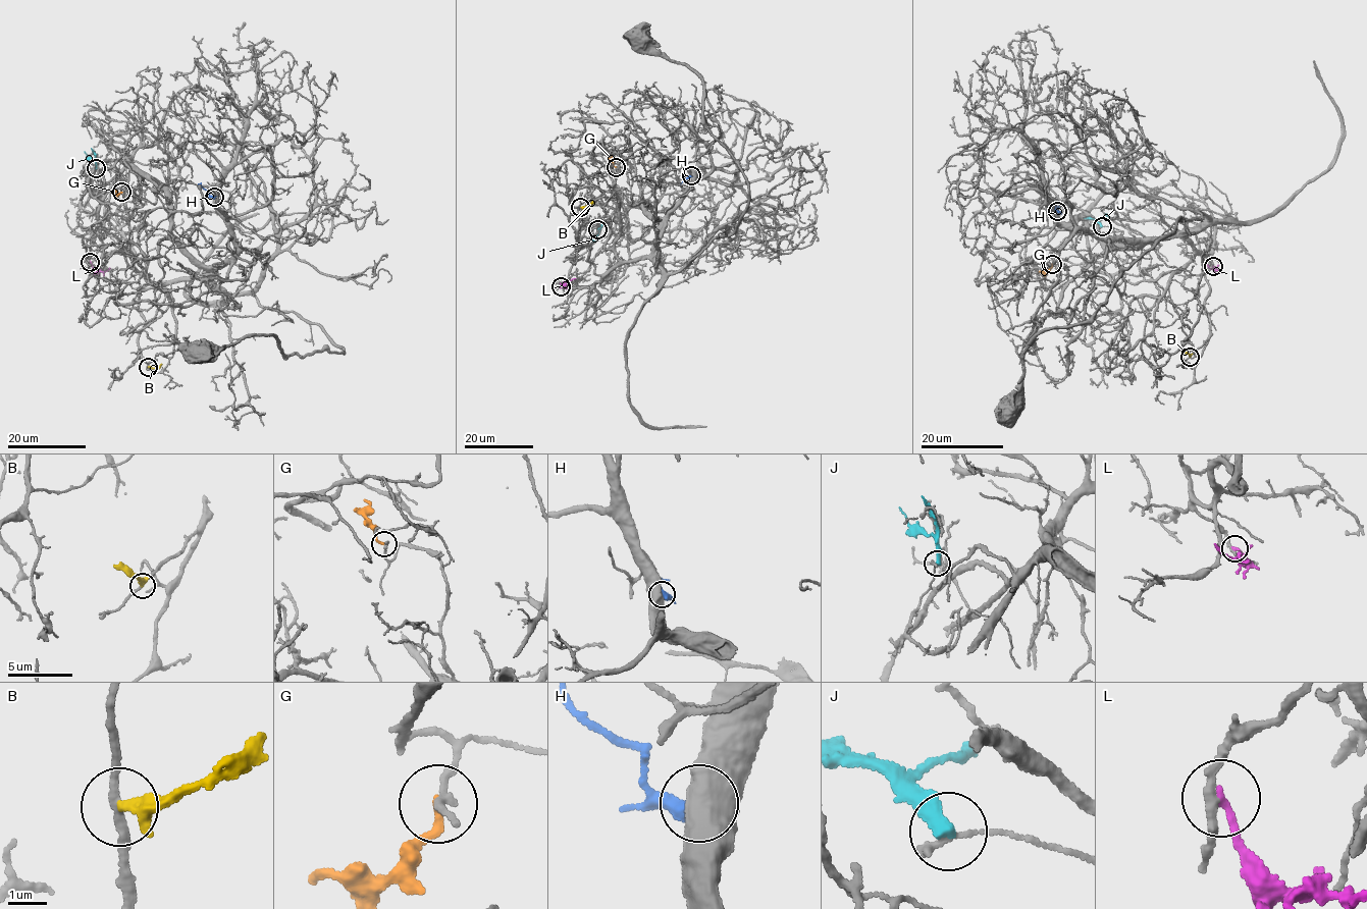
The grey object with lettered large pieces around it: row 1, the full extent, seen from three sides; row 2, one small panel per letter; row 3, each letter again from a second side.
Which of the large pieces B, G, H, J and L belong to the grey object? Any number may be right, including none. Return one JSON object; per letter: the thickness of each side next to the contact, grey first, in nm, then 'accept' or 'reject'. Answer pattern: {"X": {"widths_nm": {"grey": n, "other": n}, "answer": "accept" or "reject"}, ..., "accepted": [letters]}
{"B": {"widths_nm": {"grey": 200, "other": 360}, "answer": "reject"}, "G": {"widths_nm": {"grey": 280, "other": 200}, "answer": "reject"}, "H": {"widths_nm": {"grey": 750, "other": 480}, "answer": "reject"}, "J": {"widths_nm": {"grey": 220, "other": 380}, "answer": "reject"}, "L": {"widths_nm": {"grey": 240, "other": 200}, "answer": "reject"}, "accepted": []}

